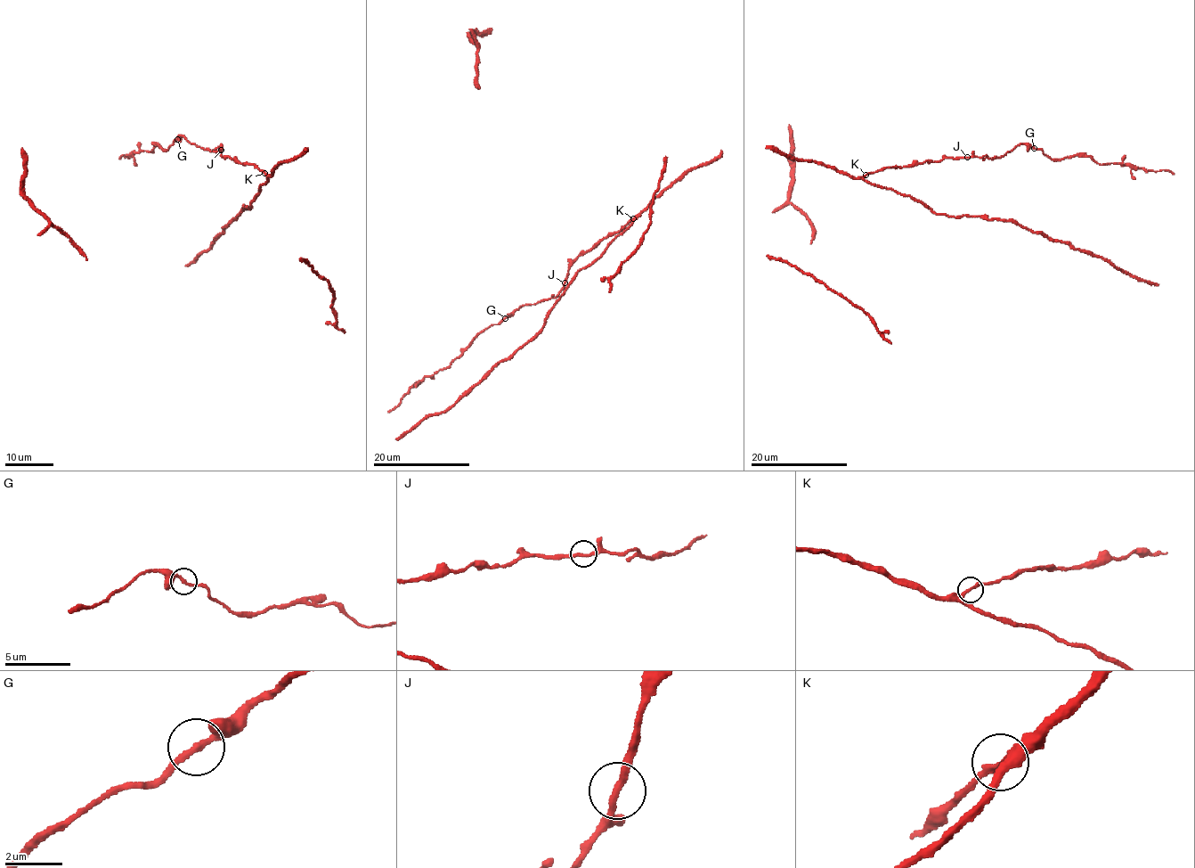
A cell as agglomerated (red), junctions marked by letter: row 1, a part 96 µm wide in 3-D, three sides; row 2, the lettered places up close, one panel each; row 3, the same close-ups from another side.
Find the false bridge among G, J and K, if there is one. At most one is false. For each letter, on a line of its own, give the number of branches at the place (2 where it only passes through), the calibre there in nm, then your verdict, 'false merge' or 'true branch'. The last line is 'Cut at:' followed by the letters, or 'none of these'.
G: branches 2; calibre 240 nm; true branch
J: branches 2; calibre 240 nm; true branch
K: branches 2; calibre 240 nm; true branch
Cut at: none of these

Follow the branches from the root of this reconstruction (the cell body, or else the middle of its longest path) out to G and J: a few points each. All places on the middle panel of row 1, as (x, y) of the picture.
G: (625, 225), (583, 251), (569, 267), (564, 288), (556, 297), (523, 305), (506, 318)
J: (625, 225), (583, 251), (569, 267), (564, 282)

